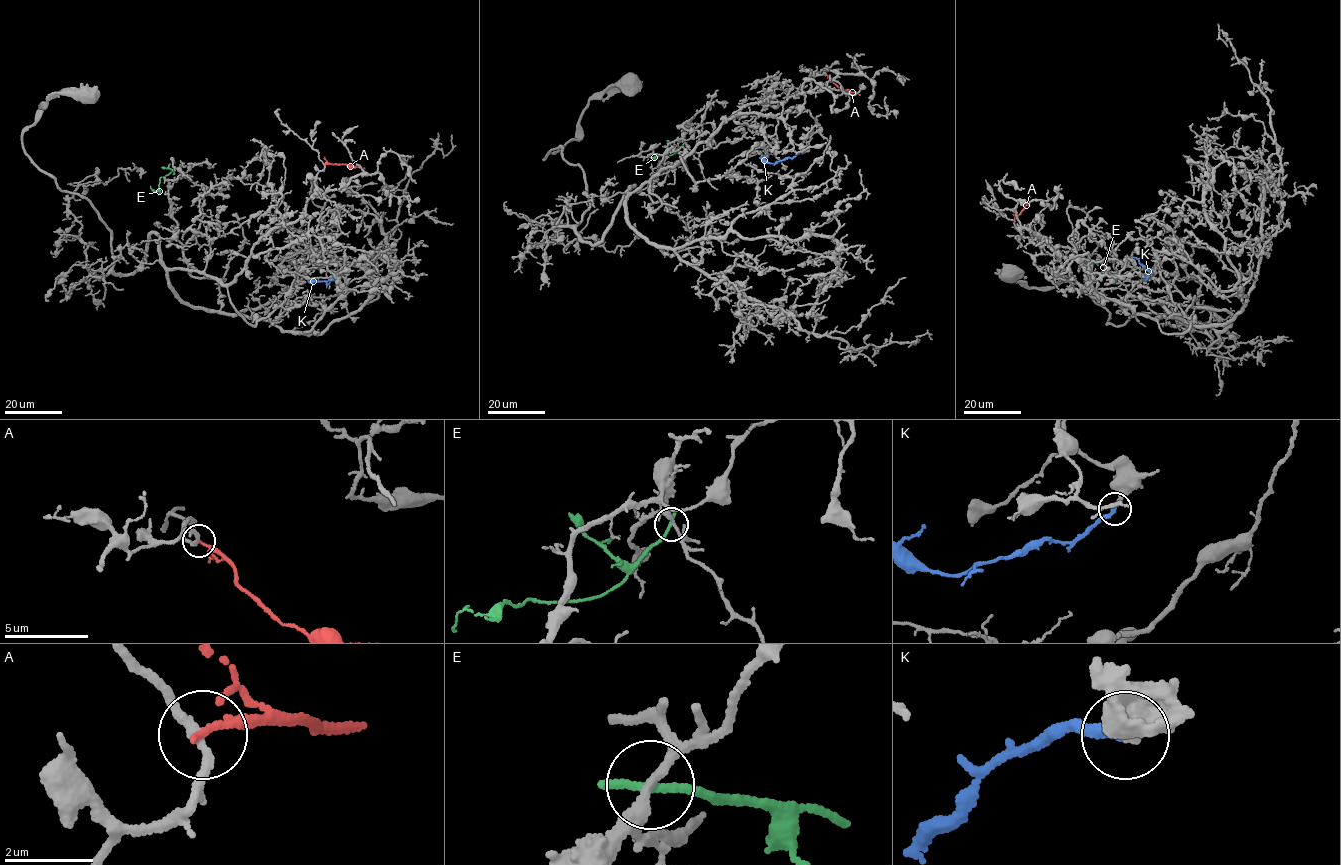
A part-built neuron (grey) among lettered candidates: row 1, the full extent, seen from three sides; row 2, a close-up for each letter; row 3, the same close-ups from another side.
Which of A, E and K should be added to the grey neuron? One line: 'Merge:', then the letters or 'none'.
Merge: K

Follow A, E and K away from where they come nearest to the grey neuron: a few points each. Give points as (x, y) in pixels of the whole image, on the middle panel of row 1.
A: (826, 74), (840, 88), (860, 95)
E: (684, 143), (675, 153), (648, 157), (648, 160)
K: (800, 152), (792, 158), (770, 163), (764, 158), (767, 155)

